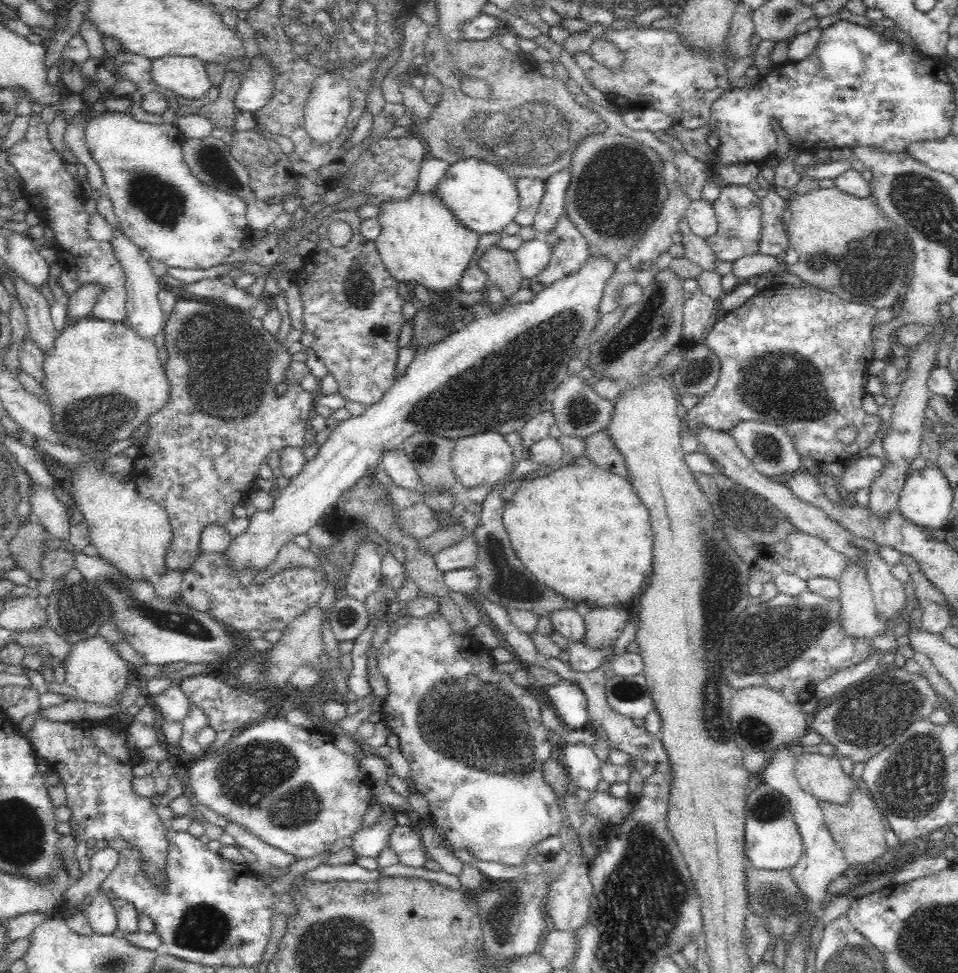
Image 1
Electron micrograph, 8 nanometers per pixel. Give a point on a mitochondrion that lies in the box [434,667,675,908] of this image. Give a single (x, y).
(629, 690)

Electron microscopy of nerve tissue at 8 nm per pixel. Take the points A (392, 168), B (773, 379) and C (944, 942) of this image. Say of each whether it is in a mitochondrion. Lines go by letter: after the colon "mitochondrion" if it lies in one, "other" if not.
A: mitochondrion
B: mitochondrion
C: mitochondrion

